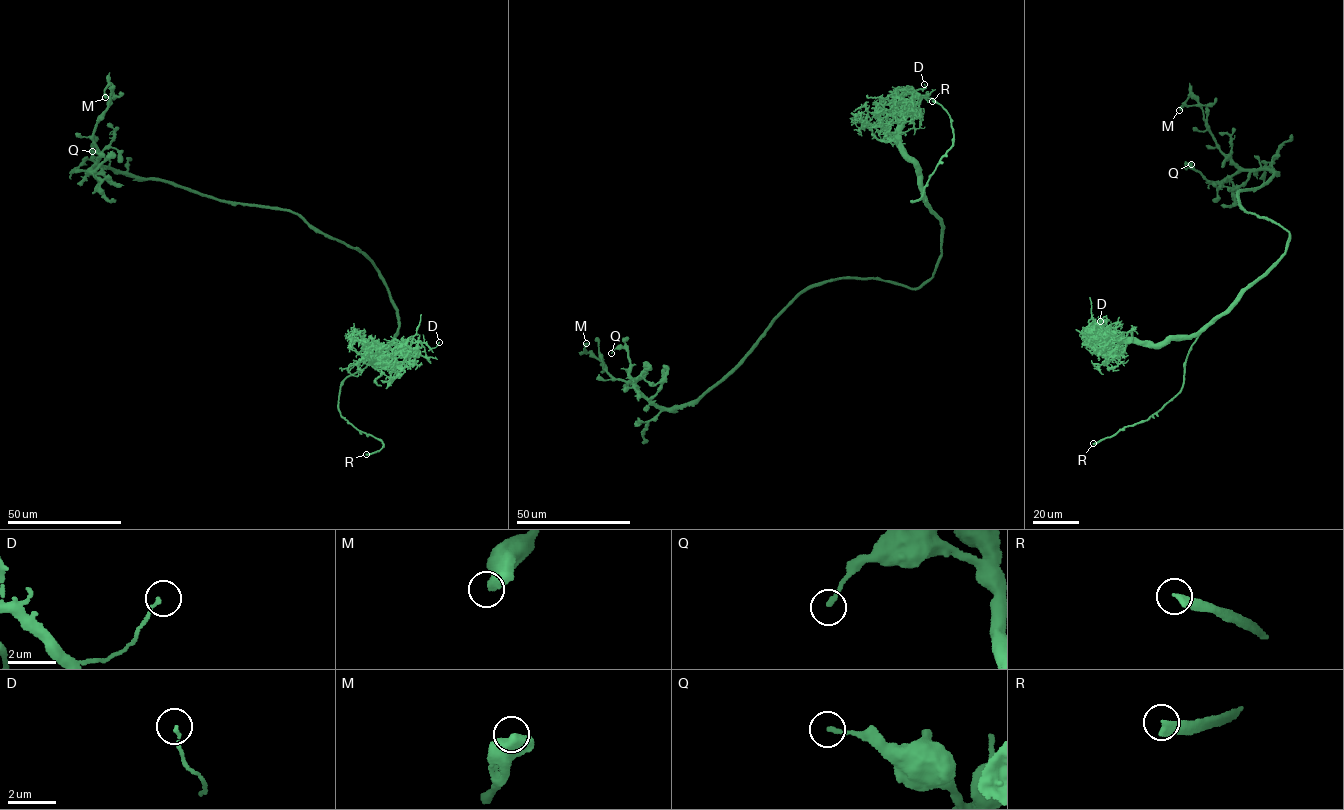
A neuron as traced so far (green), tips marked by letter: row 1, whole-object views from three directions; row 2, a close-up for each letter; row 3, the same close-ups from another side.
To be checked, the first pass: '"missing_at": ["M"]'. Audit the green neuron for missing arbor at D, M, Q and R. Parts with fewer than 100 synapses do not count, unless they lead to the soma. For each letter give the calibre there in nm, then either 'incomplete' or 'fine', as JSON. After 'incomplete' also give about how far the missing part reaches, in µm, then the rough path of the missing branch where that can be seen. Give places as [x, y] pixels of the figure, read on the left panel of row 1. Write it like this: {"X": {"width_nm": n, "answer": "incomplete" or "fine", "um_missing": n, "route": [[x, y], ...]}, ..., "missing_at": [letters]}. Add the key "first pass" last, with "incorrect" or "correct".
{"D": {"width_nm": 120, "answer": "fine"}, "M": {"width_nm": 550, "answer": "fine"}, "Q": {"width_nm": 180, "answer": "fine"}, "R": {"width_nm": 400, "answer": "incomplete", "um_missing": 35, "route": [[366, 454], [338, 450], [307, 421]]}, "missing_at": ["R"], "first pass": "incorrect"}

